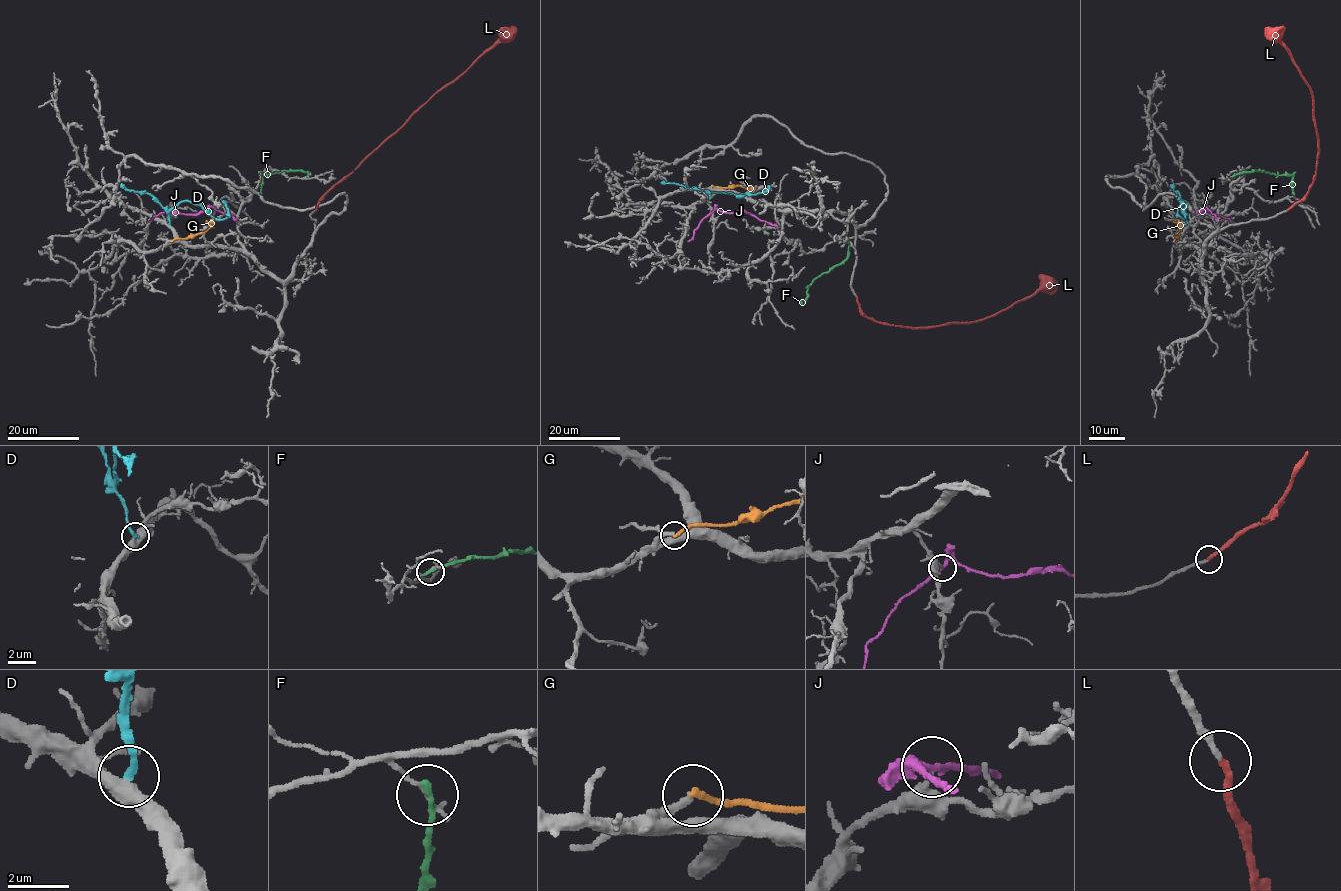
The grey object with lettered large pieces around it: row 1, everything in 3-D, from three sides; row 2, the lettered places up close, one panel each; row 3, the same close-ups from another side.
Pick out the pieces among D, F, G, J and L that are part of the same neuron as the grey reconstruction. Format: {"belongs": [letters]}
{"belongs": ["L"]}

